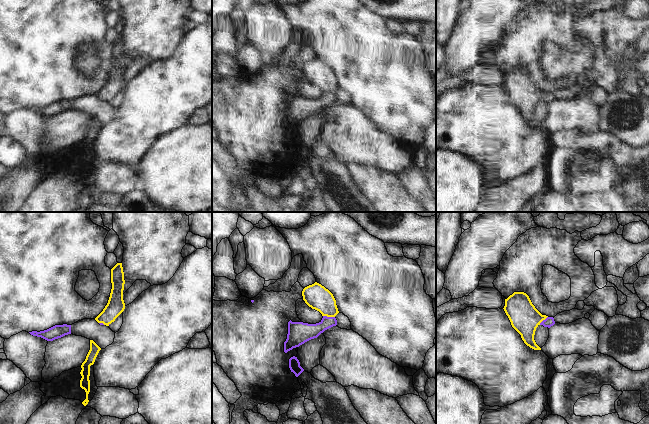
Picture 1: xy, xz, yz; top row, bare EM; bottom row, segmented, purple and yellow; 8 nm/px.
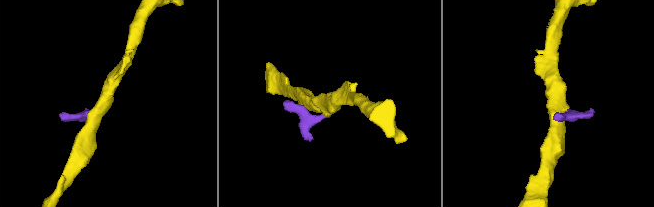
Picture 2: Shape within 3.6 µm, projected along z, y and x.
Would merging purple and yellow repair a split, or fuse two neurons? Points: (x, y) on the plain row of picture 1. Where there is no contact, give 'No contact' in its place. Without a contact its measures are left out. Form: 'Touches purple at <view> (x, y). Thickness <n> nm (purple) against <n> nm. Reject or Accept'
Touches purple at xz (329, 93). Thickness 160 nm (purple) against 200 nm. Accept.

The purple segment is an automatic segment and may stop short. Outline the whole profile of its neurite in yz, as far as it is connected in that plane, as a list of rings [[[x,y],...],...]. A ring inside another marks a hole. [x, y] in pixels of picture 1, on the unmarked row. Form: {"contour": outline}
{"contour": [[[514,68],[505,75],[503,85],[524,119],[534,126],[541,126],[534,116],[536,104],[539,101],[550,104],[555,100],[554,94],[542,91],[524,68]]]}

